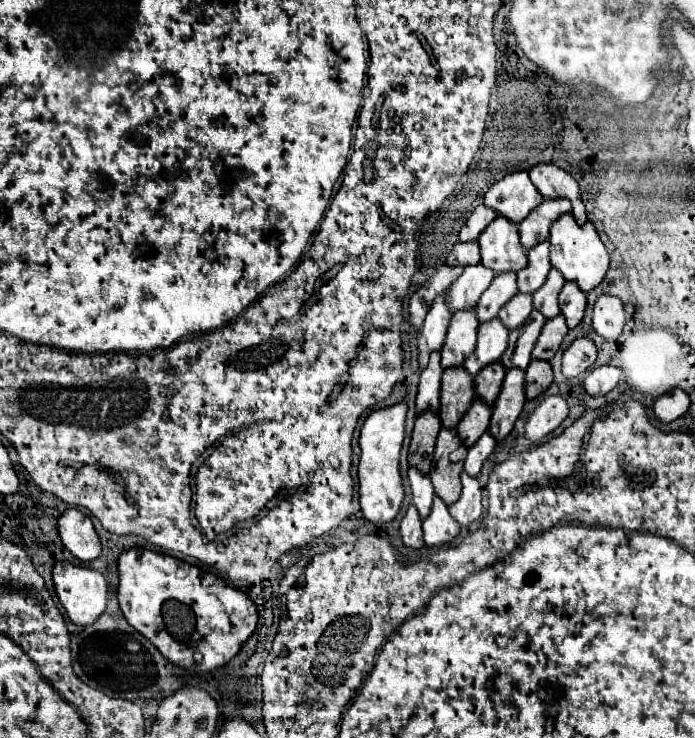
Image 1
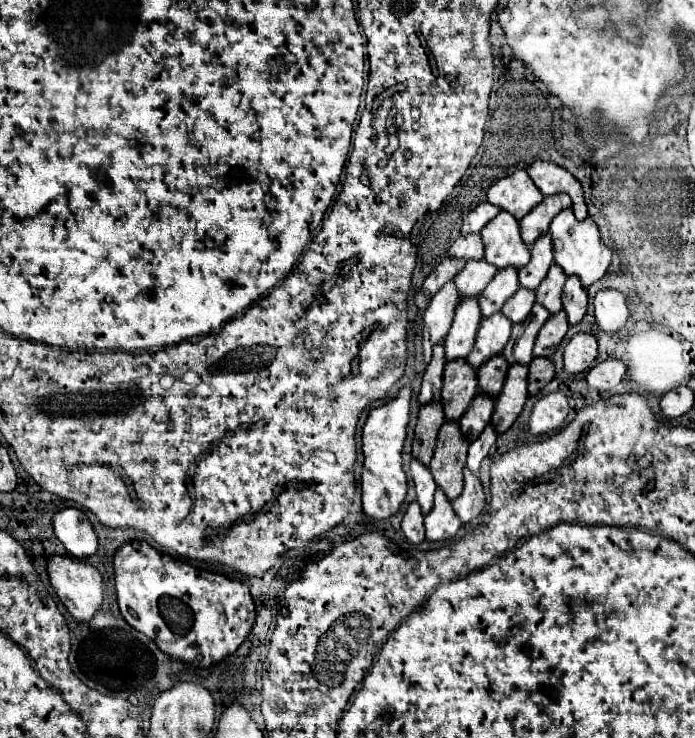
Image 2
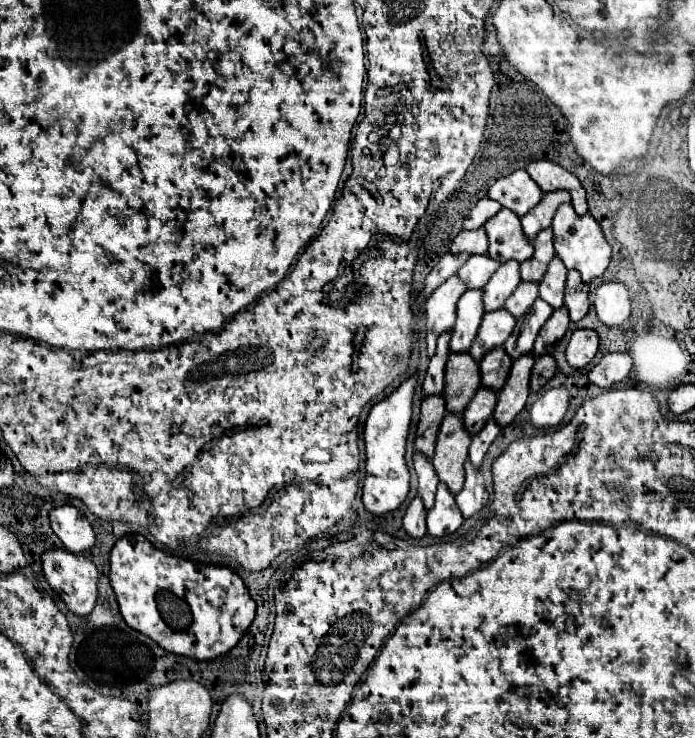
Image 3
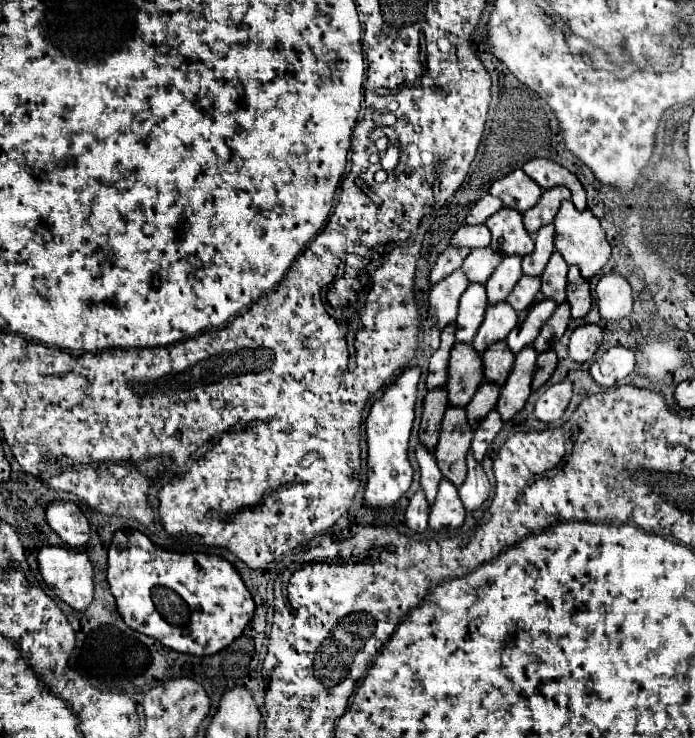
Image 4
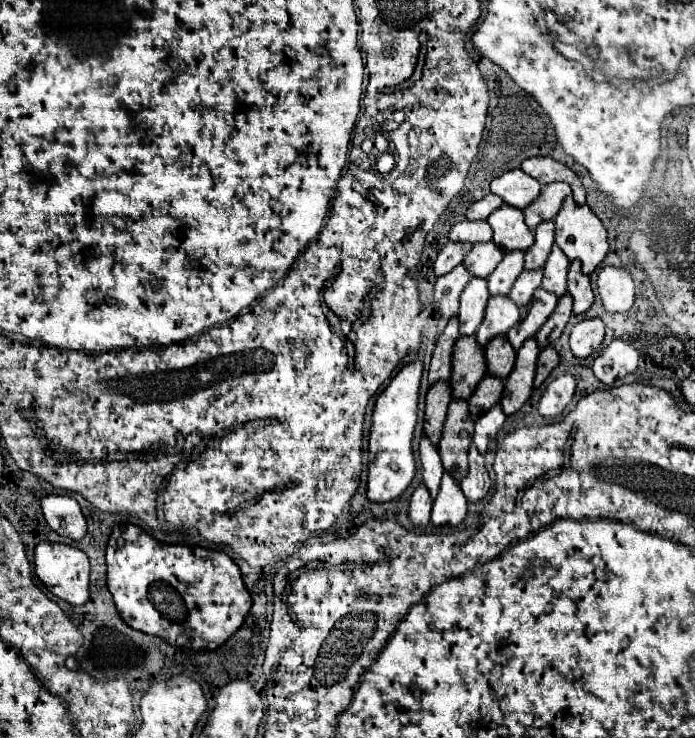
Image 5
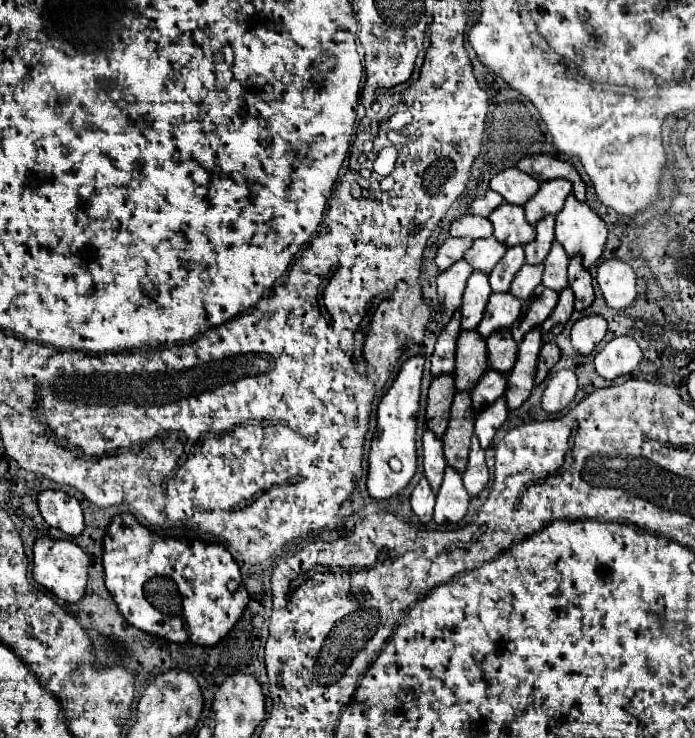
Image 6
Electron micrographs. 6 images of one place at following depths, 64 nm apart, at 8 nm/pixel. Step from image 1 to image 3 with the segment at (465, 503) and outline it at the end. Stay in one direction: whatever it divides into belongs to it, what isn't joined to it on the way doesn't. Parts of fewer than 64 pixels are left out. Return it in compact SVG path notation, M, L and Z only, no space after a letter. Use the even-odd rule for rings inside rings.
M464 464L466 468L466 482L460 494L456 494L456 504L462 512L464 518L474 516L476 512L480 512L480 508L488 502L488 492L484 488L484 480L480 470L472 468L472 464Z

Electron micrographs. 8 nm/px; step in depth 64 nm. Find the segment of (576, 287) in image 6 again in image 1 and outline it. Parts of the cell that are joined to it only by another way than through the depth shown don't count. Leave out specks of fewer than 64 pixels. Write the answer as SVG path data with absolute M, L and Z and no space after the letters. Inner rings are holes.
M566 282L560 296L558 296L558 302L560 302L560 314L566 318L568 328L578 326L584 316L586 294L580 292L580 288L576 288L576 284Z

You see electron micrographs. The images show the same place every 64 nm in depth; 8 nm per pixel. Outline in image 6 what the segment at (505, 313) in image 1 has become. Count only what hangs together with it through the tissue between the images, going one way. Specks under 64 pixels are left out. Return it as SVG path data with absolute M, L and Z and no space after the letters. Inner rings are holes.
M524 264L520 268L520 272L514 276L512 286L510 286L510 294L520 298L520 300L528 300L530 294L534 292L534 288L542 282L542 264L540 266L530 266Z

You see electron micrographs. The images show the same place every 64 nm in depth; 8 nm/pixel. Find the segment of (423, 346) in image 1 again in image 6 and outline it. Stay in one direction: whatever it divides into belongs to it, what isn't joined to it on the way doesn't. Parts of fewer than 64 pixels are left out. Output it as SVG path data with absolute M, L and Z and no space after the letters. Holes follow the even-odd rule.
M458 260L446 272L440 272L438 296L442 296L442 308L446 312L446 318L450 318L460 308L462 292L466 288L466 280L470 278L470 274L472 274L472 266L466 260Z

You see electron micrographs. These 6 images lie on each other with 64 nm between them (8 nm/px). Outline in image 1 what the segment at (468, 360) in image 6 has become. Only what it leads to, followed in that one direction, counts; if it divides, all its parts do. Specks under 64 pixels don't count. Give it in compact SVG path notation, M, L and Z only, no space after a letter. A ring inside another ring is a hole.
M450 368L442 374L440 388L440 422L444 428L456 428L466 410L476 398L474 378L464 372L464 368Z

